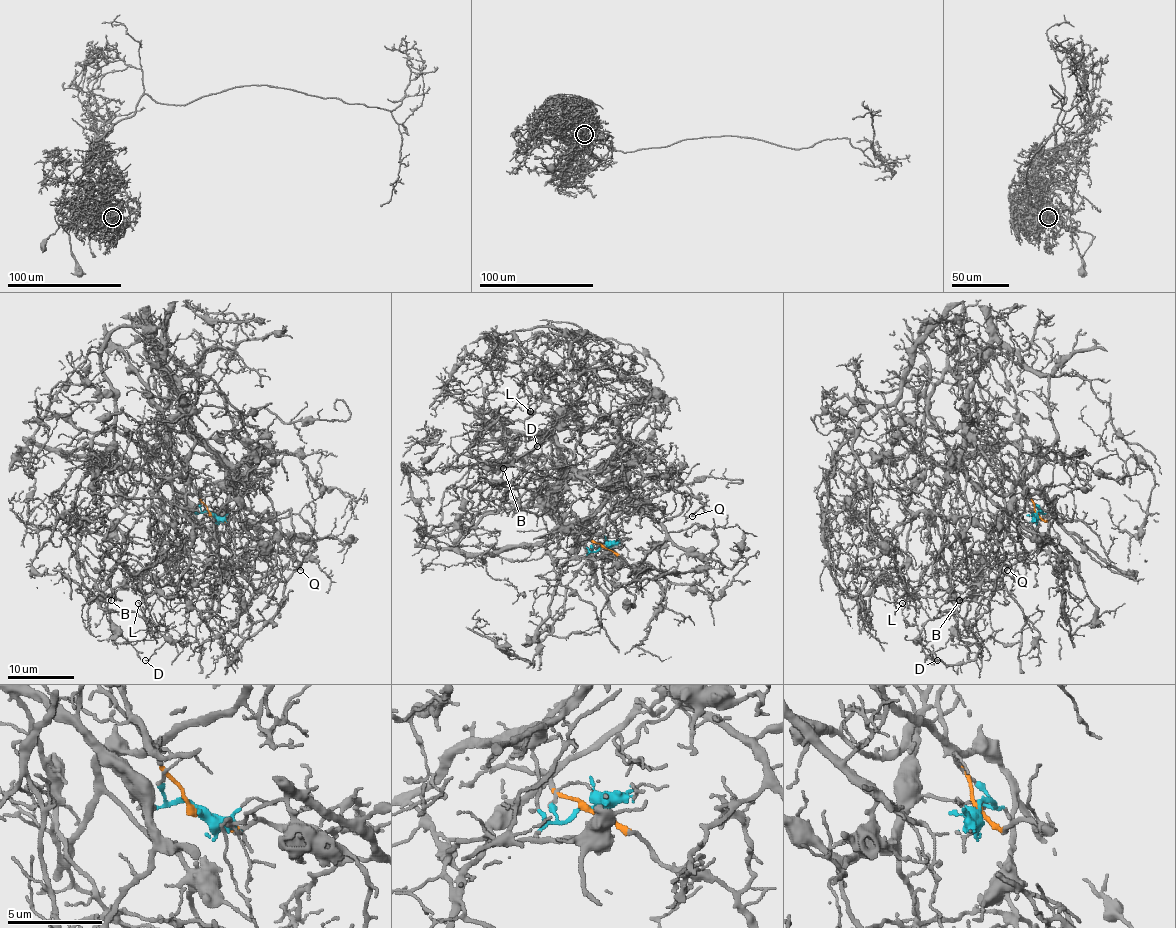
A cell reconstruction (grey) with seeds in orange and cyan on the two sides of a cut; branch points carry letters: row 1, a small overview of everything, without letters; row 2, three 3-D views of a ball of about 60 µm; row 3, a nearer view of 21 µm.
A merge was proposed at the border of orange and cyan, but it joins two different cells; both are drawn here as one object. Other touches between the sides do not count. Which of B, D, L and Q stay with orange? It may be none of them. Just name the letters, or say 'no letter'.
Q

